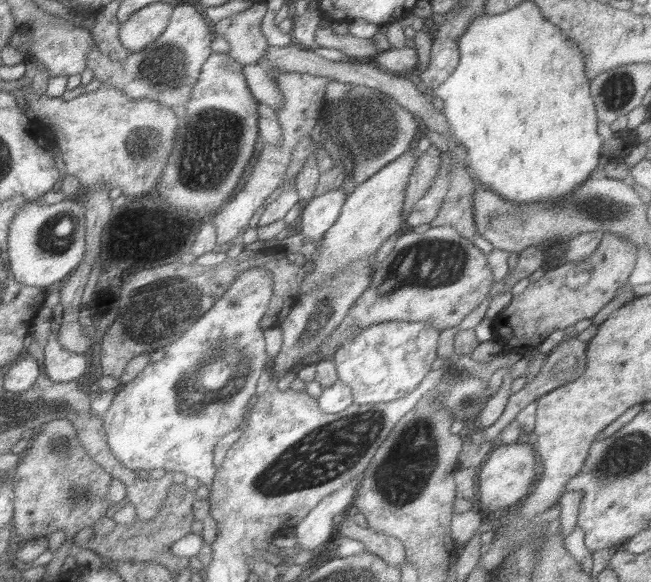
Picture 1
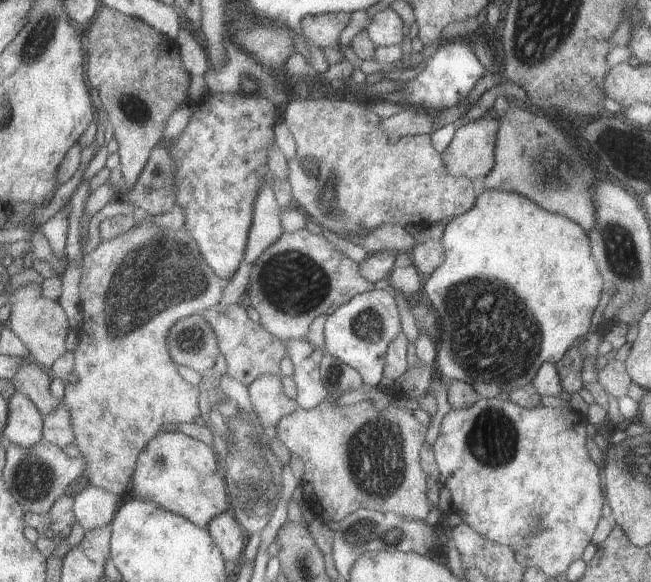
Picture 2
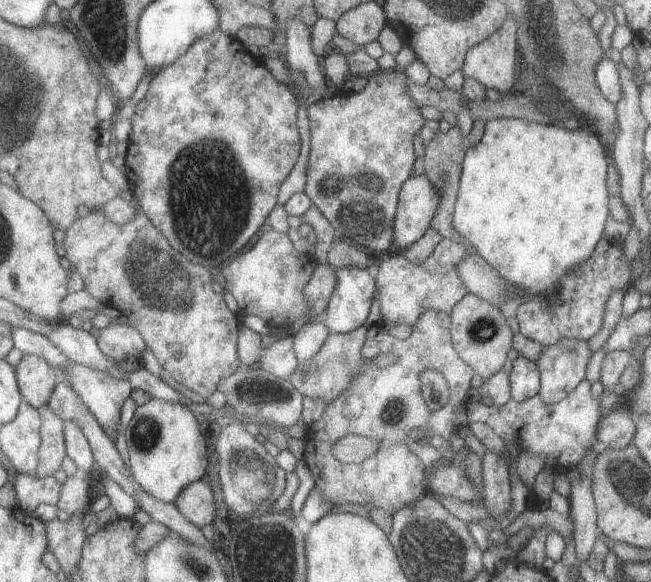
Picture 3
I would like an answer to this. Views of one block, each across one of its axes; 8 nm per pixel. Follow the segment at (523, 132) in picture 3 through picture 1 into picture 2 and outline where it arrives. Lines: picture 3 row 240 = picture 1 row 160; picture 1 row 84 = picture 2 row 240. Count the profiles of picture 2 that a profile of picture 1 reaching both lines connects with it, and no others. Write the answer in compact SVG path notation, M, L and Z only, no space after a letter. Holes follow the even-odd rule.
M483 188L479 198L477 198L477 206L473 210L469 210L467 214L445 222L445 226L447 228L445 228L445 234L443 234L443 244L447 248L445 250L447 252L447 260L431 278L427 278L425 290L423 290L427 300L431 302L433 310L437 312L439 324L441 324L441 330L443 330L441 344L437 348L437 374L443 376L449 382L457 382L457 380L469 382L469 384L473 384L479 390L479 394L483 398L495 400L501 392L513 392L513 390L519 390L523 386L529 386L533 382L533 378L537 376L537 370L541 368L543 362L557 364L567 354L569 346L577 338L581 338L581 336L585 336L589 332L591 316L593 316L593 310L595 310L595 306L599 302L601 290L605 288L605 282L603 282L603 276L601 276L601 272L597 268L597 262L595 262L595 258L591 254L591 240L589 240L587 230L583 230L577 222L569 220L563 214L555 214L555 212L543 210L541 206L537 206L537 202L533 202L529 198L523 198L523 194Z

